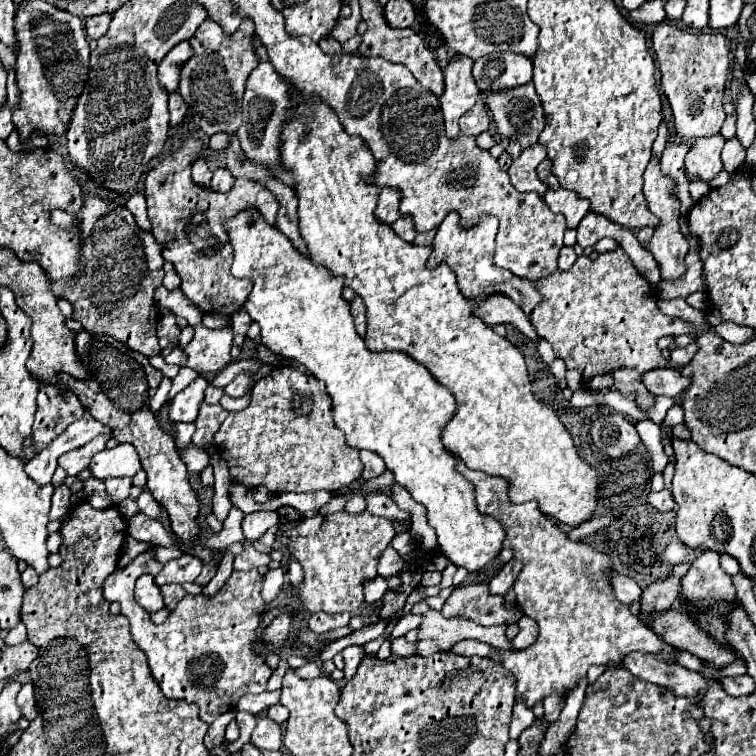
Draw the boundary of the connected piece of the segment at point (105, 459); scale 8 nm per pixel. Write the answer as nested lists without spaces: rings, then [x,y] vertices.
[[[120,443],[114,449],[104,449],[96,453],[90,461],[90,473],[96,479],[110,477],[134,477],[140,471],[140,459],[132,445]]]

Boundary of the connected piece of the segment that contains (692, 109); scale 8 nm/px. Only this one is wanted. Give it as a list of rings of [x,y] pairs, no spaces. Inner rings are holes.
[[[662,21],[652,33],[652,47],[656,53],[658,69],[662,73],[662,91],[666,93],[672,113],[676,133],[688,141],[698,137],[712,137],[720,133],[726,119],[722,109],[722,97],[728,79],[728,43],[722,33],[694,33],[678,29],[674,23]]]

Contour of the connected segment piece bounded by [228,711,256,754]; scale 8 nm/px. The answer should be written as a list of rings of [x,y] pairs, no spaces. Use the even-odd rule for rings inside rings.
[[[238,711],[236,713],[236,723],[240,727],[240,736],[236,741],[228,743],[228,752],[230,754],[238,752],[243,745],[250,741],[250,733],[252,733],[252,729],[256,725],[256,715],[246,713],[246,711]]]

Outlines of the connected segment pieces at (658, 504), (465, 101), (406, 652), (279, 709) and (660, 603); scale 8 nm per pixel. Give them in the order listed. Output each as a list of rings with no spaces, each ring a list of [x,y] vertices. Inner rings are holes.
[[[664,489],[660,493],[650,493],[648,503],[654,505],[658,511],[674,511],[676,509],[676,503],[674,503],[674,497],[672,497],[670,489]]]
[[[454,53],[450,63],[444,67],[444,95],[440,101],[448,137],[456,137],[460,133],[458,117],[462,117],[478,101],[480,93],[472,79],[472,65],[474,61],[470,57]]]
[[[398,637],[392,641],[392,655],[410,657],[414,653],[416,653],[416,643],[408,643],[404,637]]]
[[[278,703],[278,705],[272,705],[266,715],[268,715],[272,721],[276,721],[278,725],[284,725],[286,719],[288,719],[288,711],[286,711],[286,707],[282,707],[280,703]]]
[[[666,577],[666,579],[656,579],[642,591],[642,615],[652,615],[660,611],[668,611],[680,593],[680,579],[676,577]]]

